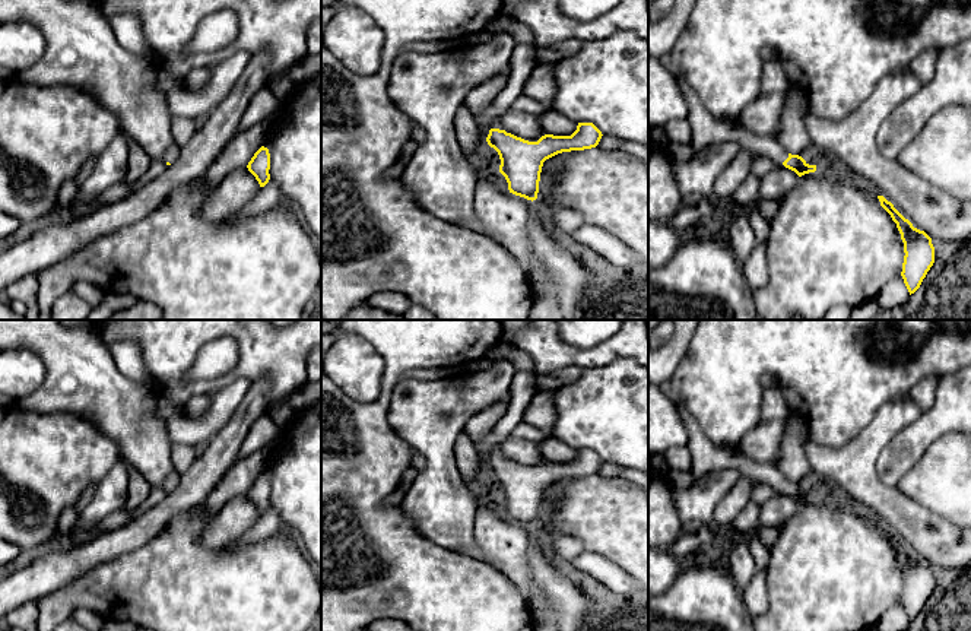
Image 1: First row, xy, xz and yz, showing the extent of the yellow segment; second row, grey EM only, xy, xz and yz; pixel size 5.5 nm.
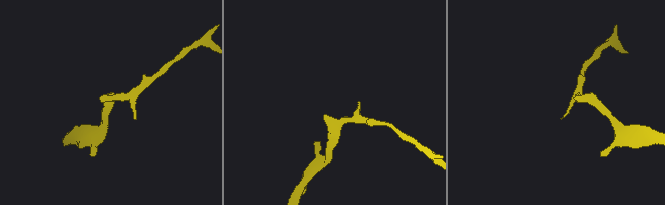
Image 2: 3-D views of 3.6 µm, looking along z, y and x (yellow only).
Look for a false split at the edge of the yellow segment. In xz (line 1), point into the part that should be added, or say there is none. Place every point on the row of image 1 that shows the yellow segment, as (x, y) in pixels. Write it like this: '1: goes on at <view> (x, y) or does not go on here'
1: goes on at xz (497, 123)

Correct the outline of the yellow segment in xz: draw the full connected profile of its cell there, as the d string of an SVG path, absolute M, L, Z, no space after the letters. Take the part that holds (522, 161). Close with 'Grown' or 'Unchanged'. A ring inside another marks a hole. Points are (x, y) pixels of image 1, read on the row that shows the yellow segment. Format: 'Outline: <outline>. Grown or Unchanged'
Outline: M501 117L492 124L486 142L501 159L499 172L508 183L510 193L536 200L543 162L558 153L596 148L602 131L593 123L578 123L571 136L545 134L537 142L529 142L507 133Z. Grown

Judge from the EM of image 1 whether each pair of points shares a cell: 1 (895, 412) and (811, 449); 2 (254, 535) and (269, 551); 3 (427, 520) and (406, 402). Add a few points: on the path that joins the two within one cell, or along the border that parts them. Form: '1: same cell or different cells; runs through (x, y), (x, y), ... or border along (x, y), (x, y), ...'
1: same cell; runs through (875, 434), (853, 456), (833, 456)
2: different cells; border along (281, 529), (259, 541), (246, 544), (234, 541)
3: same cell; runs through (435, 491), (435, 440), (432, 431)

